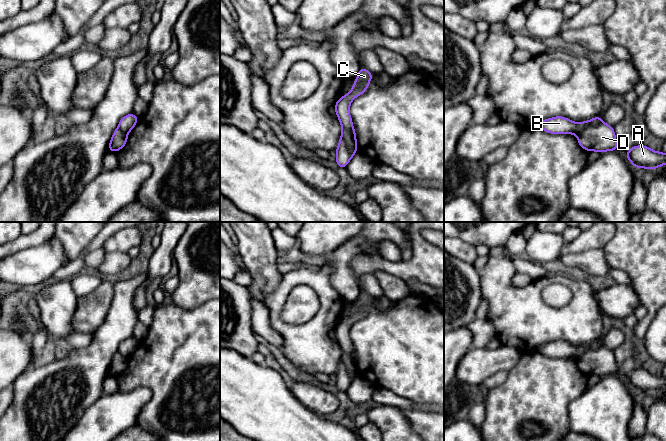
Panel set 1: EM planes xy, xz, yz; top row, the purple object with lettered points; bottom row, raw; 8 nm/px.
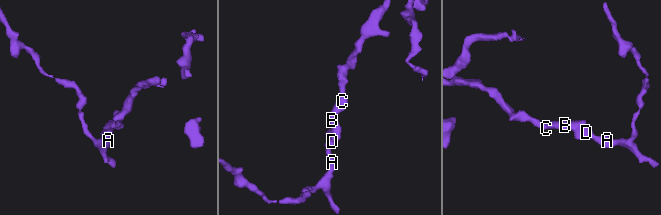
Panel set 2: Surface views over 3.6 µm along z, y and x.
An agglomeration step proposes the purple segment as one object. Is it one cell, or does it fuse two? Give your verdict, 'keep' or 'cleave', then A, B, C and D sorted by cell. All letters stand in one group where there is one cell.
cleave; groups A D / B C

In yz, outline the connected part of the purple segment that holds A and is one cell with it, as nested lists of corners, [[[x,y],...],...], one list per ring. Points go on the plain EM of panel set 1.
[[[645,369],[631,371],[624,378],[635,392],[647,392],[654,394],[666,388],[666,378],[656,376]]]

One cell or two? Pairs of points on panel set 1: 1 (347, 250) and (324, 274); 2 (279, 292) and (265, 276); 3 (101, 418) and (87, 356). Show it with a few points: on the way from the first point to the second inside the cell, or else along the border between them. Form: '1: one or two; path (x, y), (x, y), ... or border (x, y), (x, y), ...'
1: two; border (325, 264), (331, 269), (331, 285), (336, 291)
2: two; border (282, 275), (278, 285), (264, 297), (264, 303)
3: two; border (102, 393), (81, 416)

